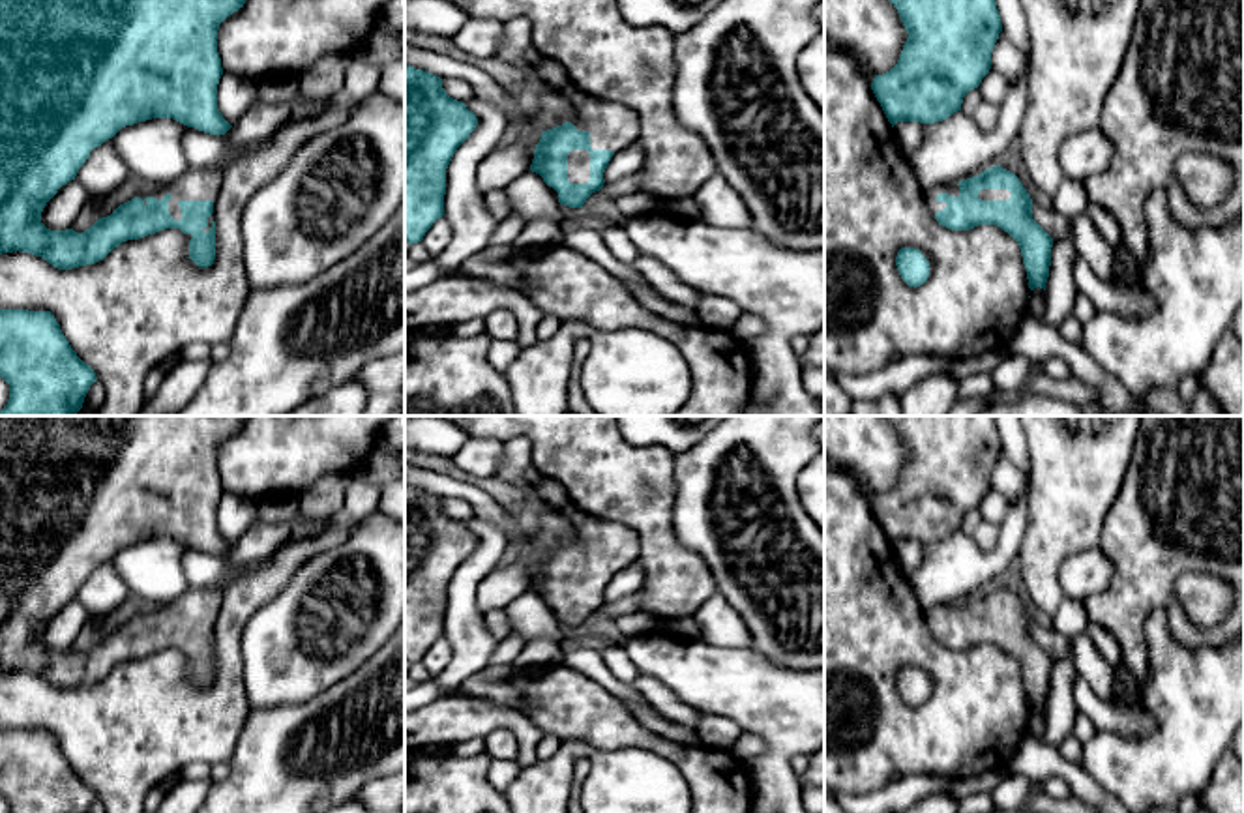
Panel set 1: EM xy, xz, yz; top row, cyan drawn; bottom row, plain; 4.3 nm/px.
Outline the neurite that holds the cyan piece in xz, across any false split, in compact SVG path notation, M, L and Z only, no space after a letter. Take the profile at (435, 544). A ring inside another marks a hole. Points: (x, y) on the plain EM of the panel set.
M405 483L405 659L412 665L444 635L446 588L478 538L442 508L442 498Z

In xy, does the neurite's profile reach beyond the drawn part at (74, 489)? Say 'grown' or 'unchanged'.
unchanged

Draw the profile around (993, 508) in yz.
M991 487L989 493L982 498L978 511L982 513L984 521L993 523L995 526L1000 526L1000 523L1008 513L1008 508L1010 506L1004 500L1004 496Z

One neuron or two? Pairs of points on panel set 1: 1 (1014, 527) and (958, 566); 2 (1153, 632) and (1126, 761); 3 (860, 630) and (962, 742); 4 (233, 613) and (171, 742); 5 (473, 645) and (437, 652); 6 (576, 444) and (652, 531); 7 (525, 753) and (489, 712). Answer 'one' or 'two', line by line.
1: one
2: one
3: one
4: one
5: two
6: one
7: one

